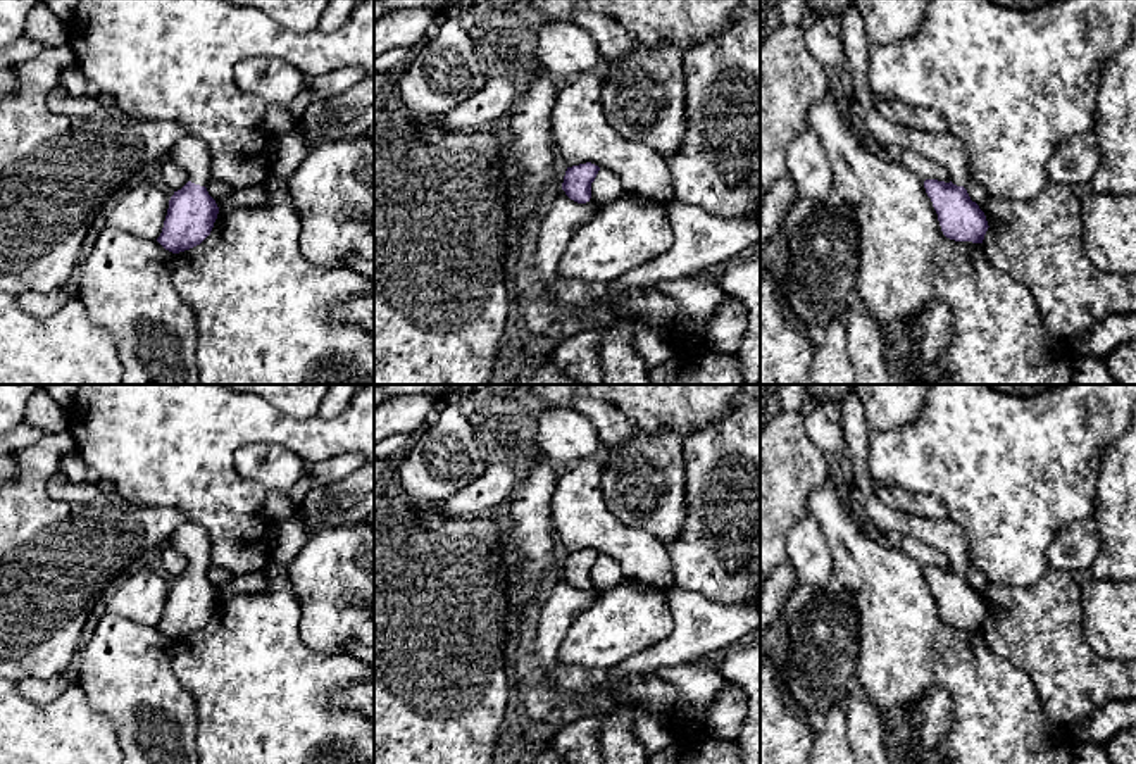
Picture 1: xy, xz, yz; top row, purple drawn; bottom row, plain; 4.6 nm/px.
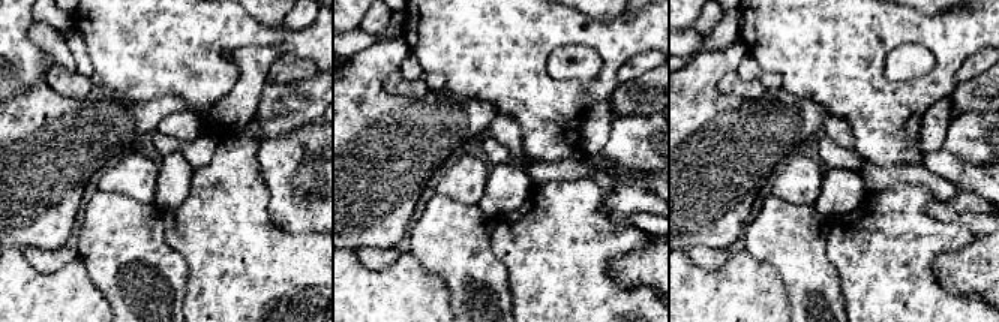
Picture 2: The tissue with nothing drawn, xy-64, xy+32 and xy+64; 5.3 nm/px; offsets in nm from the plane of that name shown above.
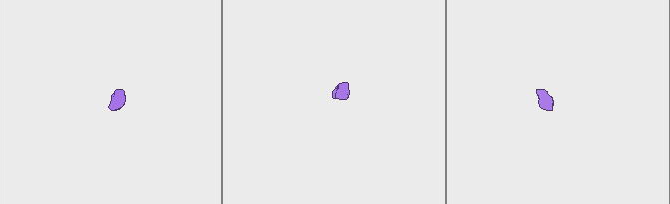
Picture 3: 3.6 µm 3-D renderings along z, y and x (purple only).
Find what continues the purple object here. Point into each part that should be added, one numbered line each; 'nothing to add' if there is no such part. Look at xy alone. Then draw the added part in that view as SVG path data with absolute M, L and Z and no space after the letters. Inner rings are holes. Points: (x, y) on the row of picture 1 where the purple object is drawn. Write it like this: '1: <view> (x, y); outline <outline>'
1: xy (190, 154); outline M181 136L167 155L176 162L190 178L191 183L207 186L210 179L210 155L207 145L193 136Z

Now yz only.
1: yz (945, 149); outline M852 3L840 17L840 38L845 52L845 69L855 88L855 105L864 119L867 141L881 152L917 152L941 164L952 183L967 186L971 181L969 157L962 143L950 133L929 133L912 129L883 117L876 107L876 97L867 85L867 62L871 41L865 36L862 17Z

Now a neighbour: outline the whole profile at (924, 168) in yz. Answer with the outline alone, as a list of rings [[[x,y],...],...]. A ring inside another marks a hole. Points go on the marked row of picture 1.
[[[902,150],[902,152],[896,152],[895,155],[905,167],[908,167],[914,174],[917,174],[924,181],[926,179],[938,179],[945,183],[952,181],[952,178],[948,176],[946,169],[941,164],[917,152]]]

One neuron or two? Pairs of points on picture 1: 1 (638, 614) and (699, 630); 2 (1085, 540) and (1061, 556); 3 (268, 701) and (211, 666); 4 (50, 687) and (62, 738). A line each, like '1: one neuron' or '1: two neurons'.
1: two neurons
2: one neuron
3: one neuron
4: two neurons

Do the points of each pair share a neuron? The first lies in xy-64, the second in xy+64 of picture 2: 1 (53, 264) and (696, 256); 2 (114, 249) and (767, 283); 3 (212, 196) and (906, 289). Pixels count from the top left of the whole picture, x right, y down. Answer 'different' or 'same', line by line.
1: same
2: different
3: same

